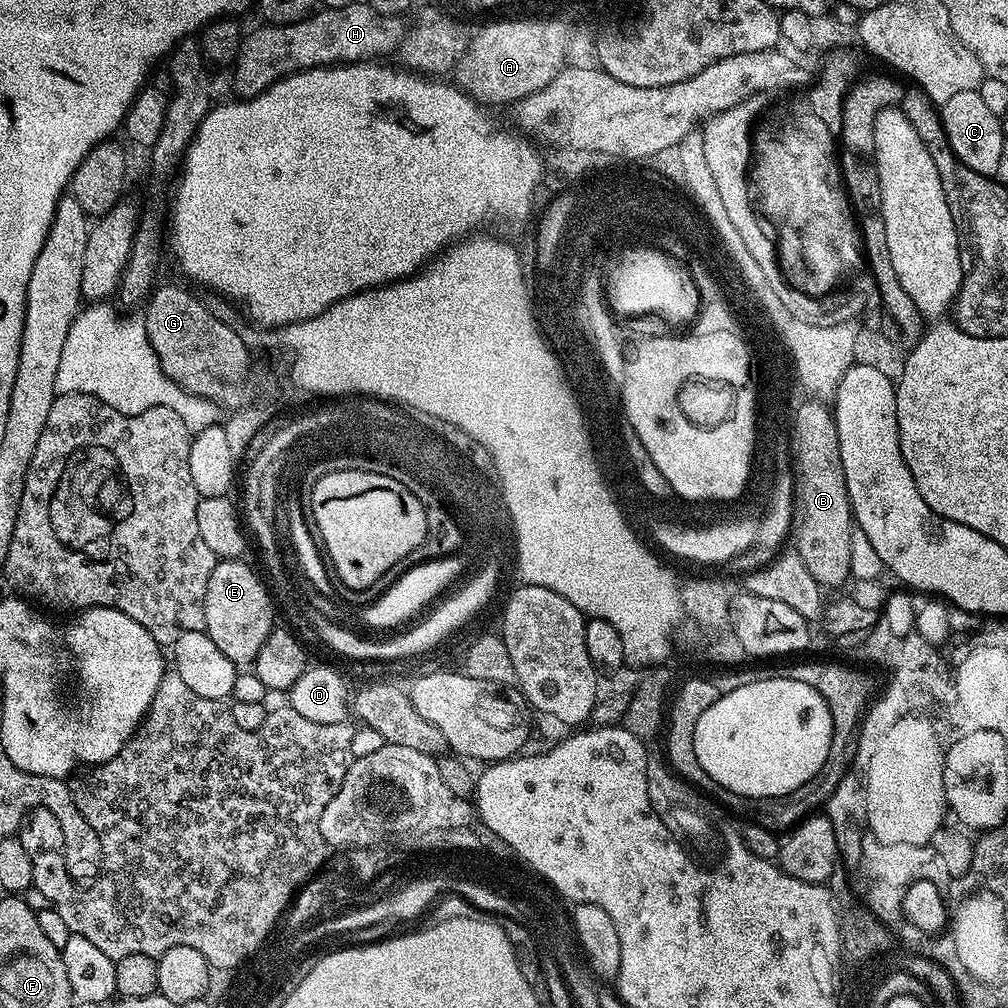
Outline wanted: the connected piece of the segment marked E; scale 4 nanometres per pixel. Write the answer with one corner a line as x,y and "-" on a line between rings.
217,559
214,570
210,574
210,582
206,582
204,631
214,642
214,646
218,646
218,650
222,650
222,654
226,654
226,658
230,658
238,666
251,665
255,661
258,650
262,650
262,642
266,642
266,638
250,638
250,618
254,620
256,608
258,614
262,616
260,610
266,608
264,600
263,588
260,588
260,584
257,584
248,569
228,570
228,560

